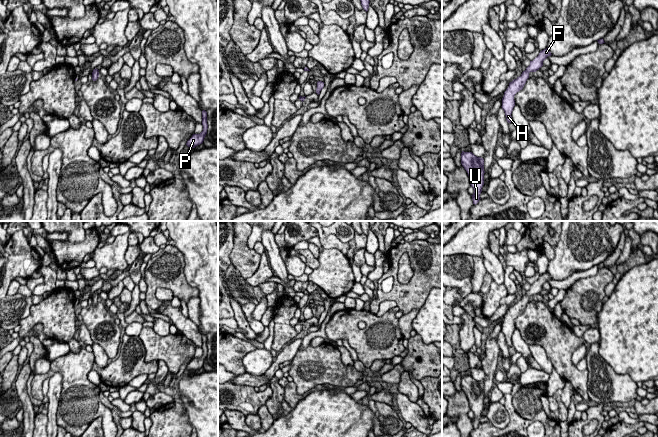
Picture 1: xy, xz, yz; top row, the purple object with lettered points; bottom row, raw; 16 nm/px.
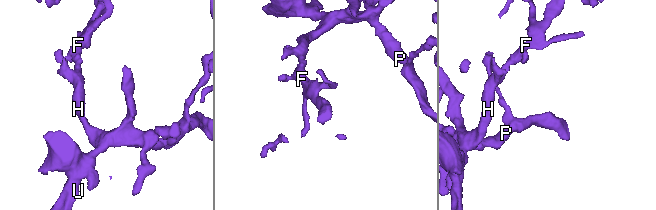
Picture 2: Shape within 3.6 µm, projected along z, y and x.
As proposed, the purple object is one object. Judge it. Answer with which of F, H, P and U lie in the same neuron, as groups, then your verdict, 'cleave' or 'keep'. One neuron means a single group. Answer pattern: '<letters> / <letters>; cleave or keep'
F H P U; keep

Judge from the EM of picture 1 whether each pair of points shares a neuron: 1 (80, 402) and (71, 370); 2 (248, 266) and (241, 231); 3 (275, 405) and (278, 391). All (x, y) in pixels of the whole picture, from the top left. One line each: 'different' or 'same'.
1: same
2: same
3: same

